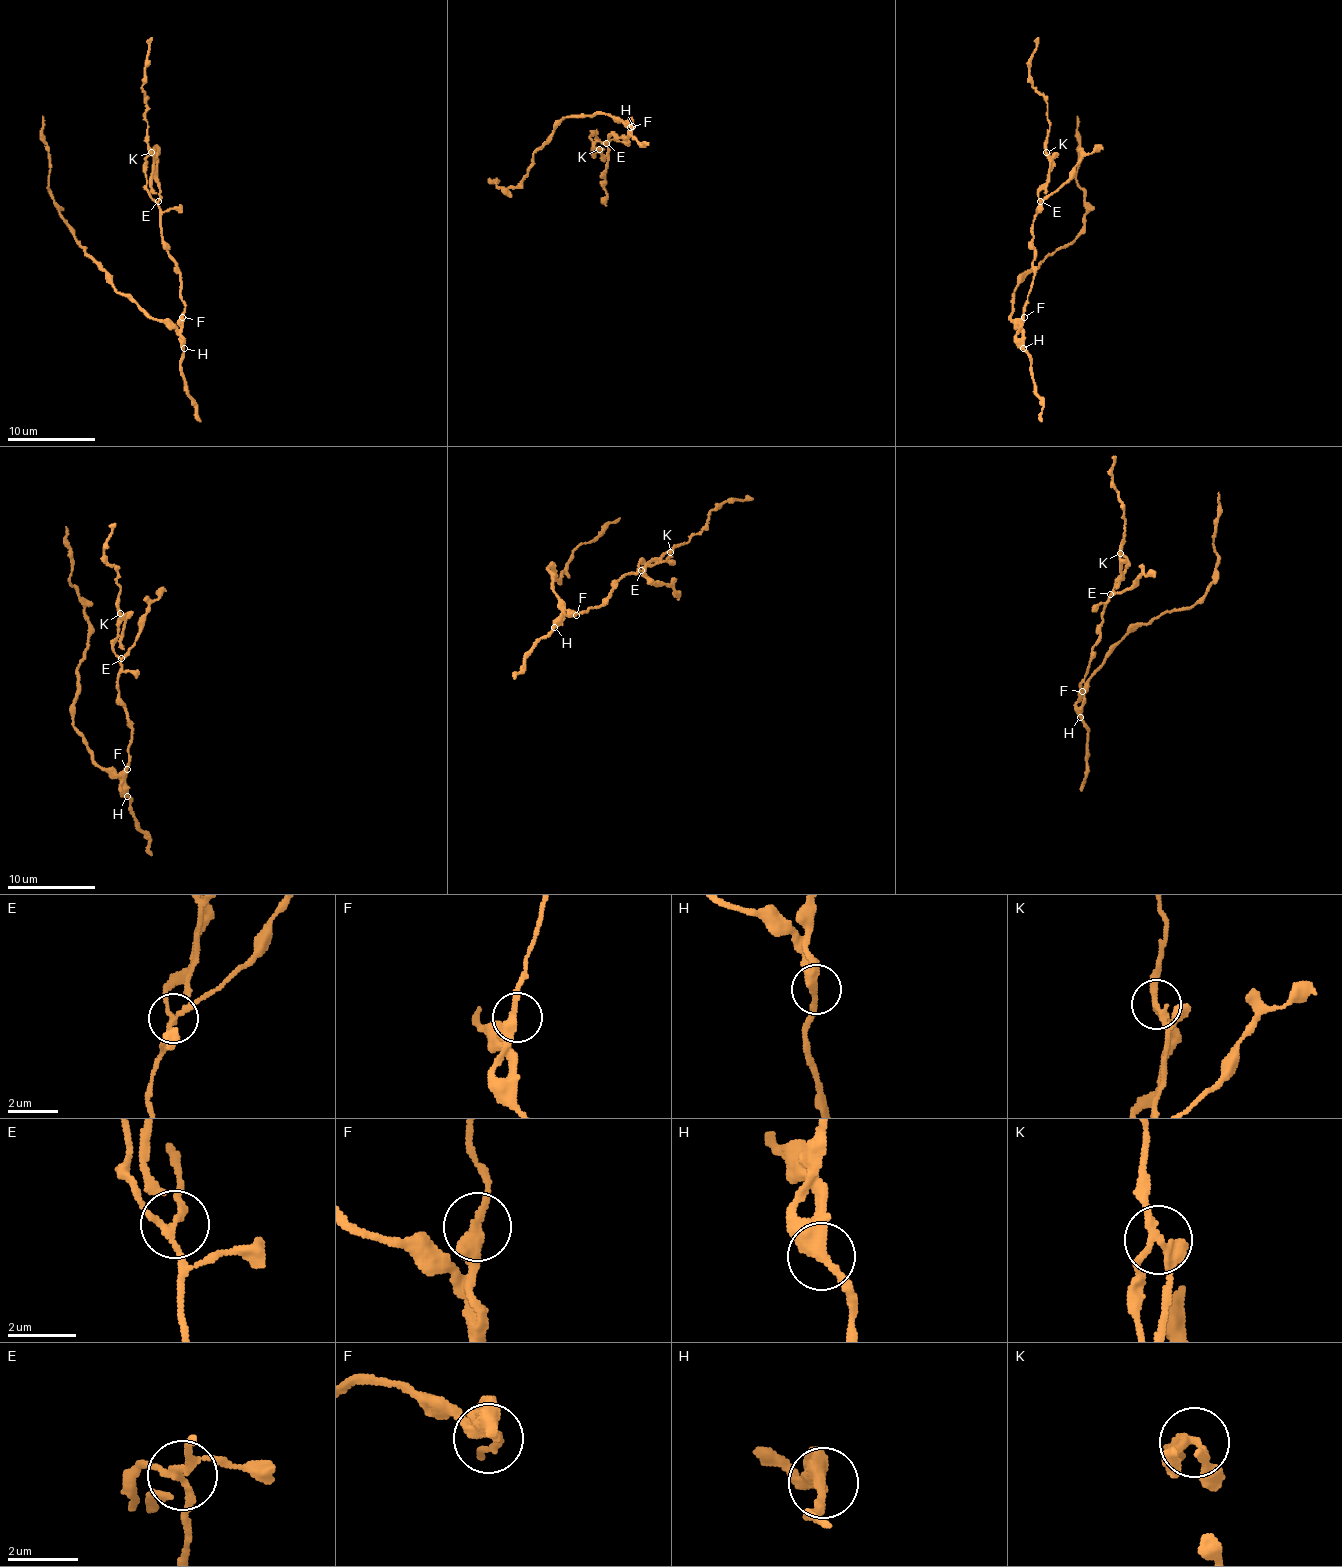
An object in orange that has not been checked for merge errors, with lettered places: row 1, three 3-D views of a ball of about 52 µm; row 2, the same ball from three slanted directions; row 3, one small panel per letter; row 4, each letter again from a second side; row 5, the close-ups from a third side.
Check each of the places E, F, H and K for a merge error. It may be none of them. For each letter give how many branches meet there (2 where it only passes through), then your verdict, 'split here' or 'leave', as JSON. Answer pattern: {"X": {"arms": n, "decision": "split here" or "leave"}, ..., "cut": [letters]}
{"E": {"arms": 3, "decision": "split here"}, "F": {"arms": 2, "decision": "leave"}, "H": {"arms": 3, "decision": "leave"}, "K": {"arms": 4, "decision": "split here"}, "cut": ["E", "K"]}

